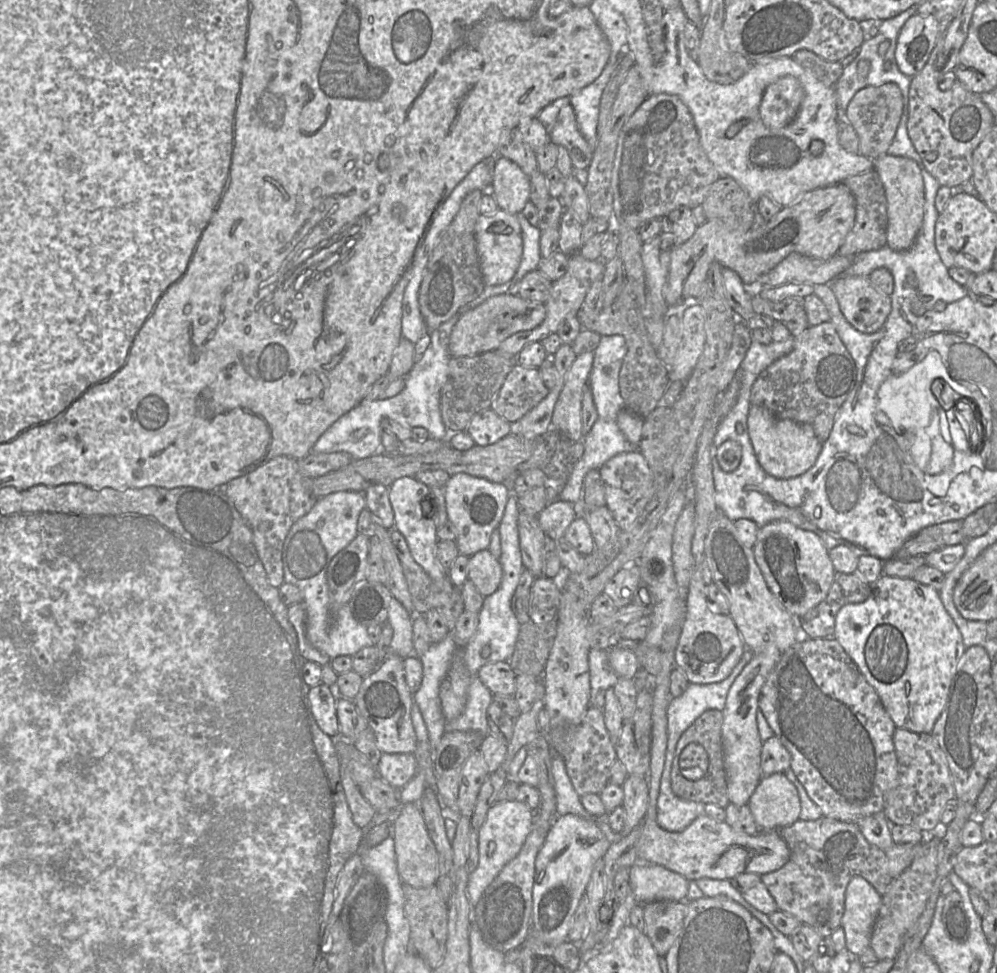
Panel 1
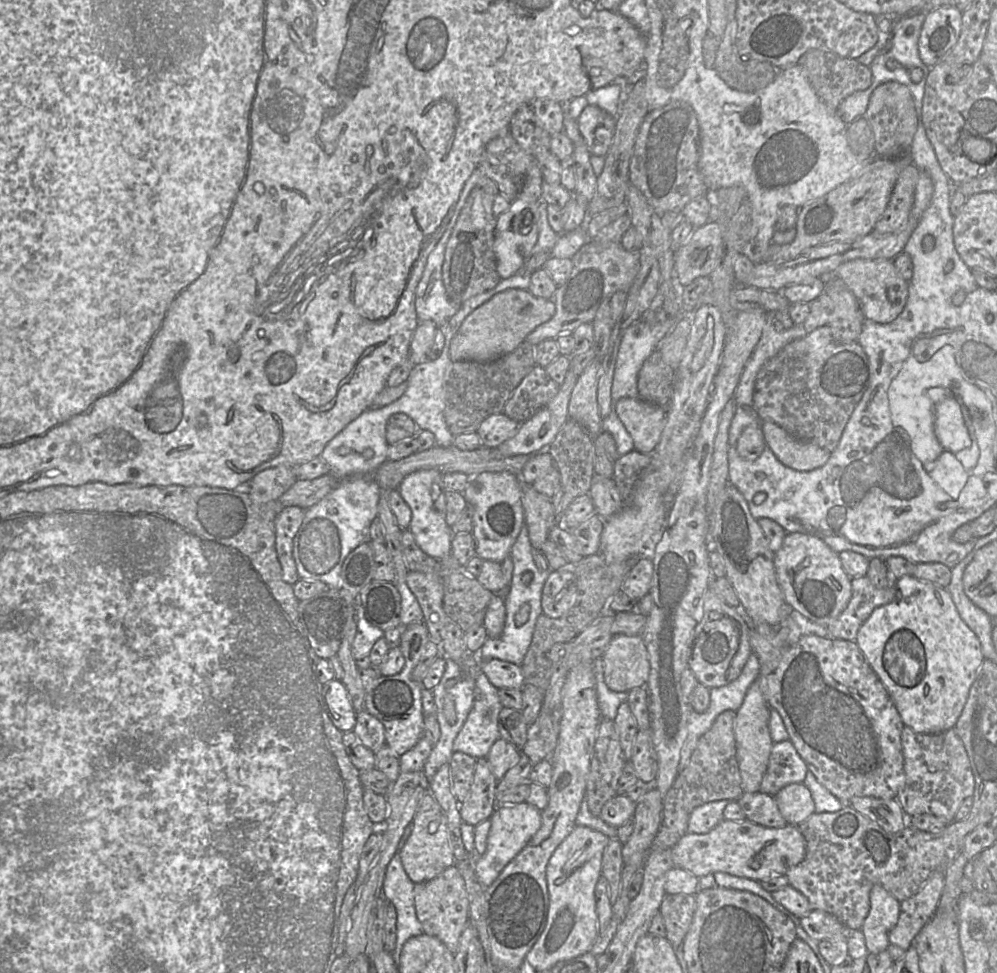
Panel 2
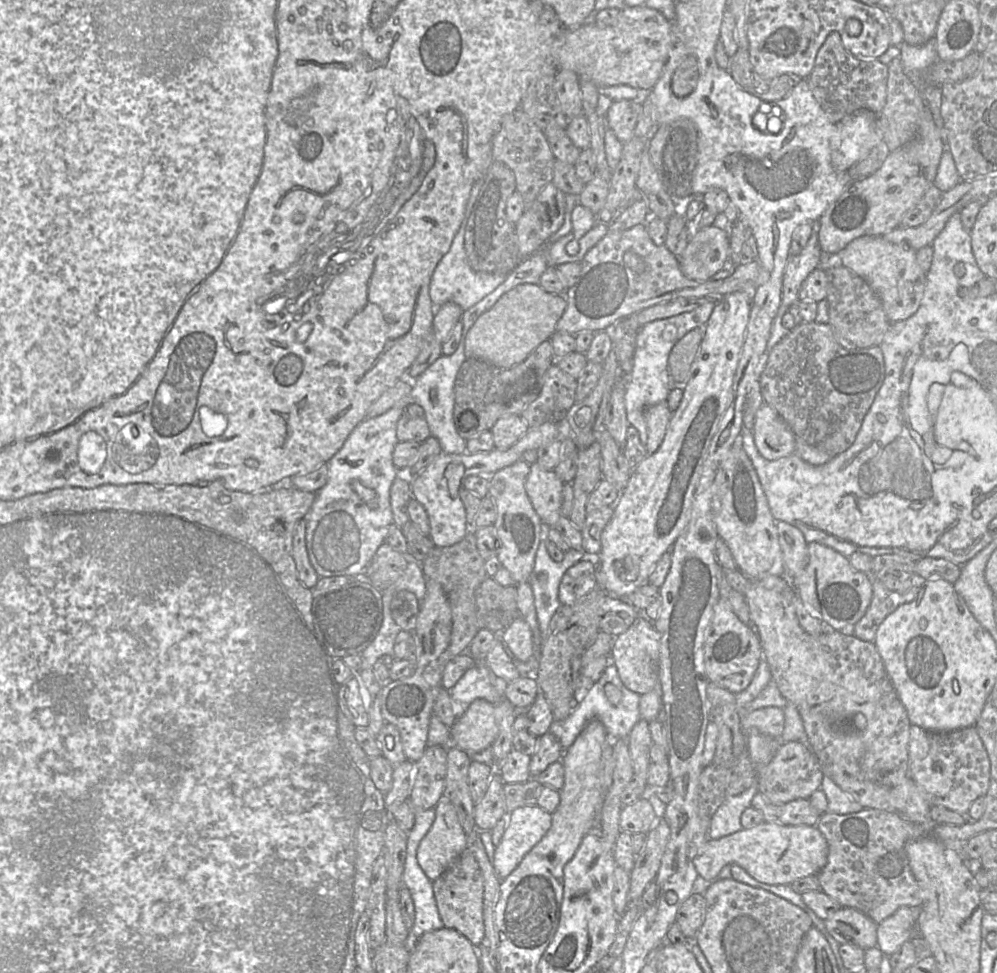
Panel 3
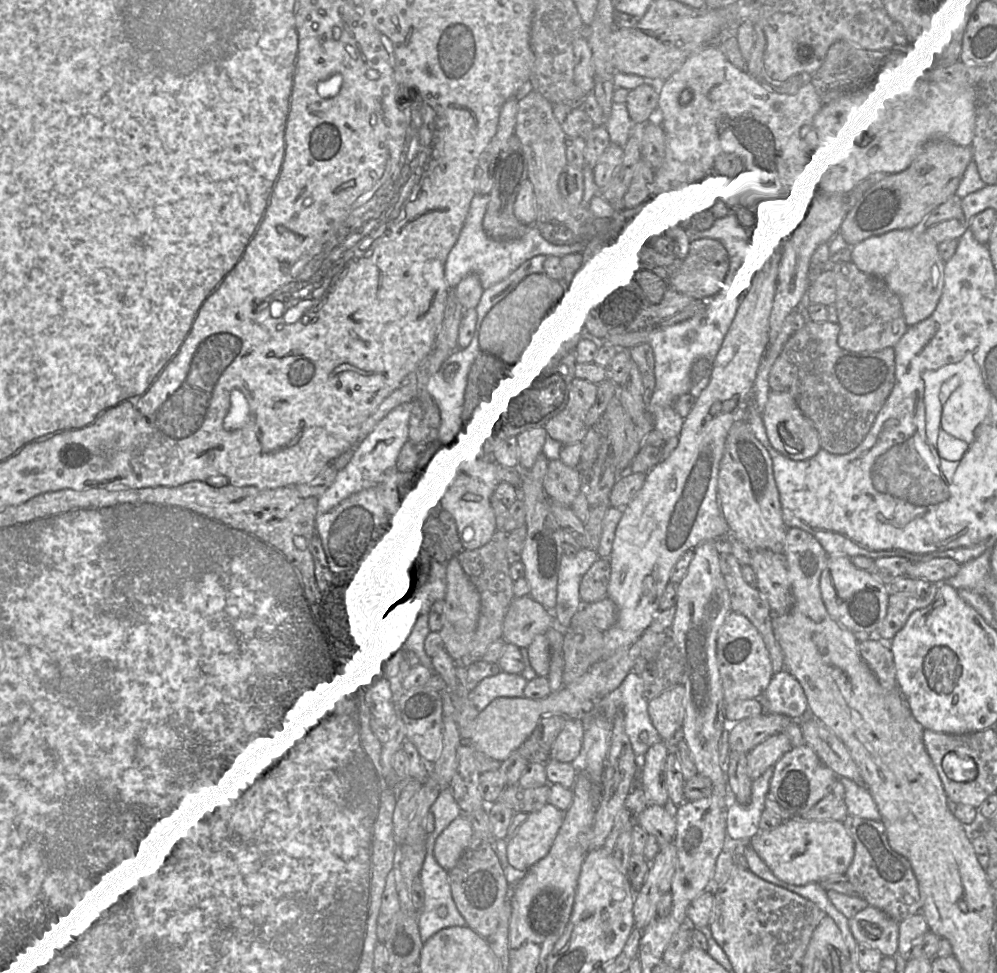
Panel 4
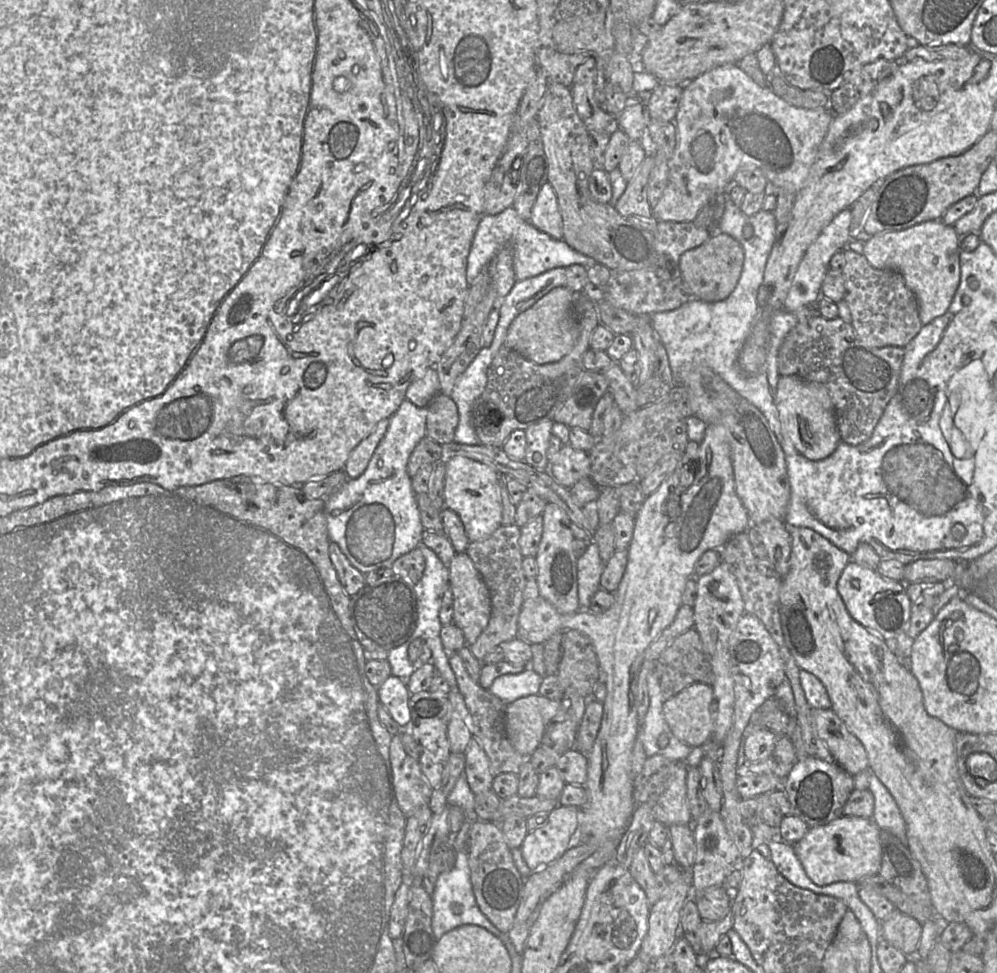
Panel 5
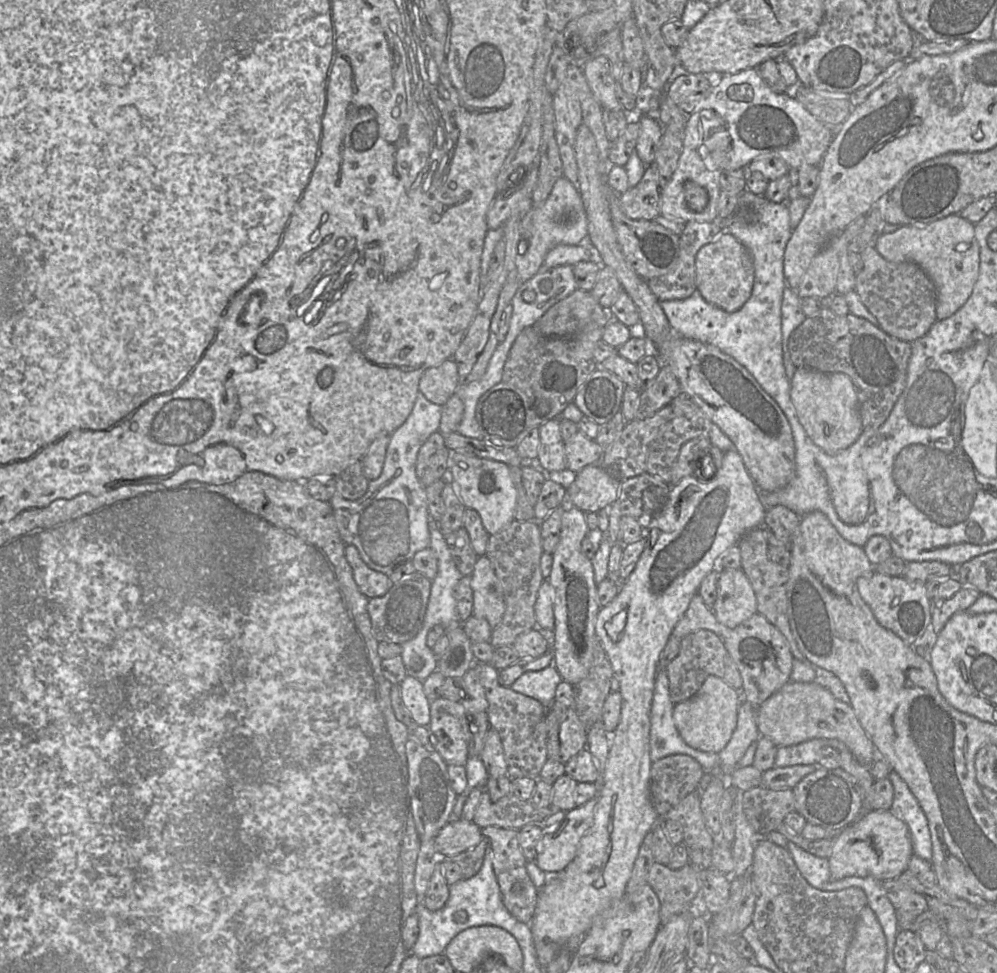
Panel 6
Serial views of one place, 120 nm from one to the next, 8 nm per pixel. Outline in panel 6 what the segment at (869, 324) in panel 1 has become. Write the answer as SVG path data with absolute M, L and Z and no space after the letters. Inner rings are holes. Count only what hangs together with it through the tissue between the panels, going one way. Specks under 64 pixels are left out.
M960 214L883 234L878 237L874 248L887 261L913 262L925 271L936 288L937 320L949 318L966 303L979 276L980 252L975 227Z

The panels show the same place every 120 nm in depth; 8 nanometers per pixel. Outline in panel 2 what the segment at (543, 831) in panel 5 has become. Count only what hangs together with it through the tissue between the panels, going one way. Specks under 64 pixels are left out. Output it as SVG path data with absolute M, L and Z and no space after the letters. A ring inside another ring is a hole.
M528 803L498 806L489 818L490 830L484 856L477 861L475 872L479 882L485 887L497 879L502 870L528 844L541 827L541 811Z

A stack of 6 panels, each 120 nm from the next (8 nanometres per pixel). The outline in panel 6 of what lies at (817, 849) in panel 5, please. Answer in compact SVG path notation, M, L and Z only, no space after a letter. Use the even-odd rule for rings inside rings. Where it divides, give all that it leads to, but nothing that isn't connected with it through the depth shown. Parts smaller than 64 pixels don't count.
M889 810L867 811L832 839L834 842L828 861L834 880L851 876L872 877L881 882L894 880L907 870L914 855L907 825Z

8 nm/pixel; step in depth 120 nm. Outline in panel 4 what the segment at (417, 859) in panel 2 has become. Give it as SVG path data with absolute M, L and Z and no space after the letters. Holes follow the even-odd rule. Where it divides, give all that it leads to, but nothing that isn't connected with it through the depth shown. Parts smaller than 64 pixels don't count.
M465 815L457 817L435 839L433 846L435 860L442 868L451 870L473 837L473 830Z

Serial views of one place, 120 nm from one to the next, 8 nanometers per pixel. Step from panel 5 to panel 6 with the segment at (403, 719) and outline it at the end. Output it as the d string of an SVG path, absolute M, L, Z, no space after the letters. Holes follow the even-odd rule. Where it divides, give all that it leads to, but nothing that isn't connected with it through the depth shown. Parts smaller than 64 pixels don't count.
M407 675L399 686L402 701L412 720L419 725L428 726L430 722L430 701L424 693L423 681Z

